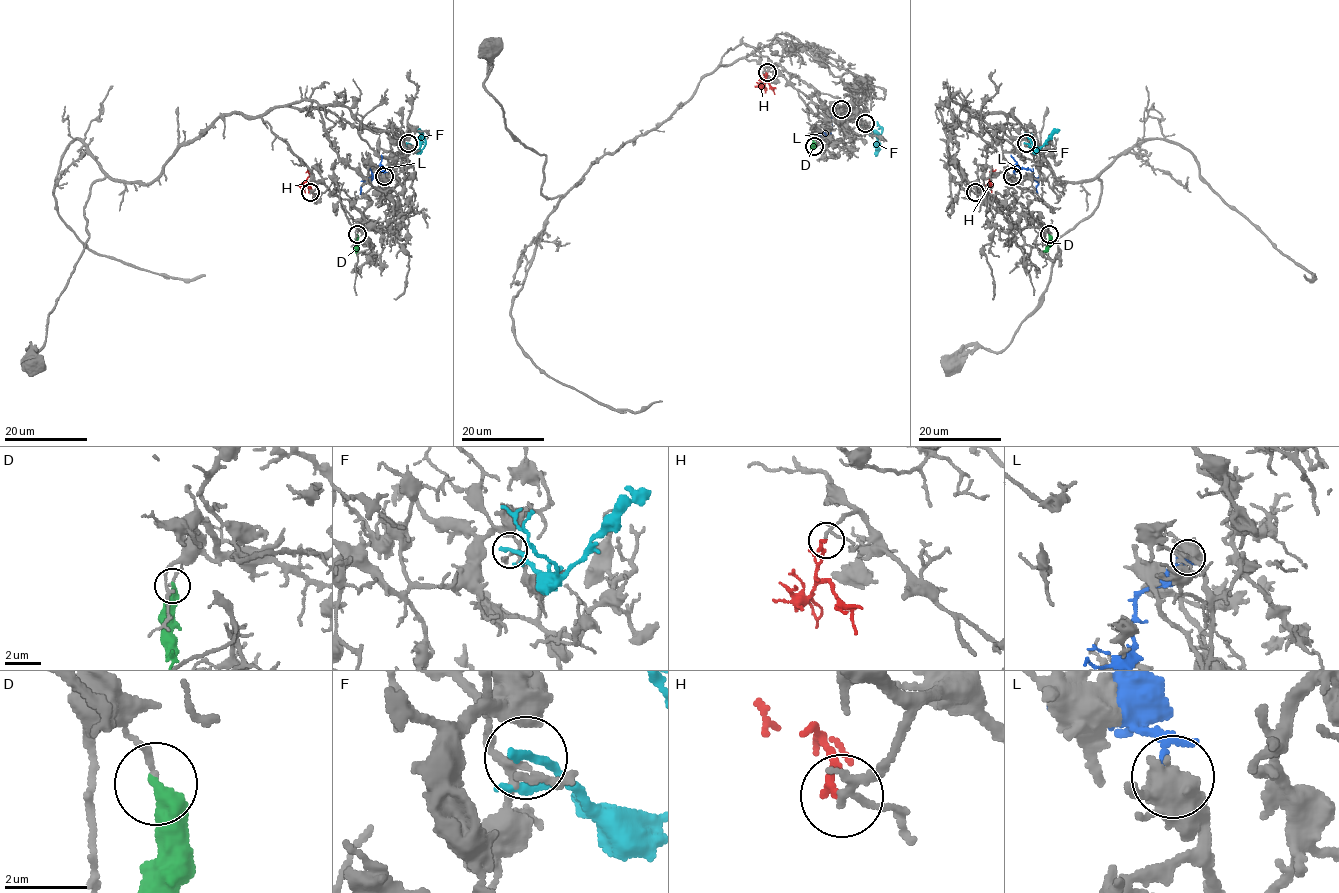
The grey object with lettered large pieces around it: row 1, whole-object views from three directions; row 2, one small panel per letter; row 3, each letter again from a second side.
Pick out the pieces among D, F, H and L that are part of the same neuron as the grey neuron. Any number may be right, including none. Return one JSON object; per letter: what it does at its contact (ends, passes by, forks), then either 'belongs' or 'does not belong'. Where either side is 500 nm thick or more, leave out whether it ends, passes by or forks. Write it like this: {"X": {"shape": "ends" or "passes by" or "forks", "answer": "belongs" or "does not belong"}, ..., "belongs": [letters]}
{"D": {"shape": "ends", "answer": "does not belong"}, "F": {"shape": "ends", "answer": "does not belong"}, "H": {"shape": "ends", "answer": "does not belong"}, "L": {"answer": "does not belong"}, "belongs": []}

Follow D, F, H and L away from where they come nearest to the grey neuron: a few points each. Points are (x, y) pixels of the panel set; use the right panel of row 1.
D: (1048, 235), (1049, 245), (1039, 255)
F: (1026, 143), (1038, 149), (1059, 129)
H: (975, 192), (988, 184), (993, 172), (989, 171)
L: (1012, 175), (1022, 168), (1030, 169), (1038, 183), (1037, 194)

